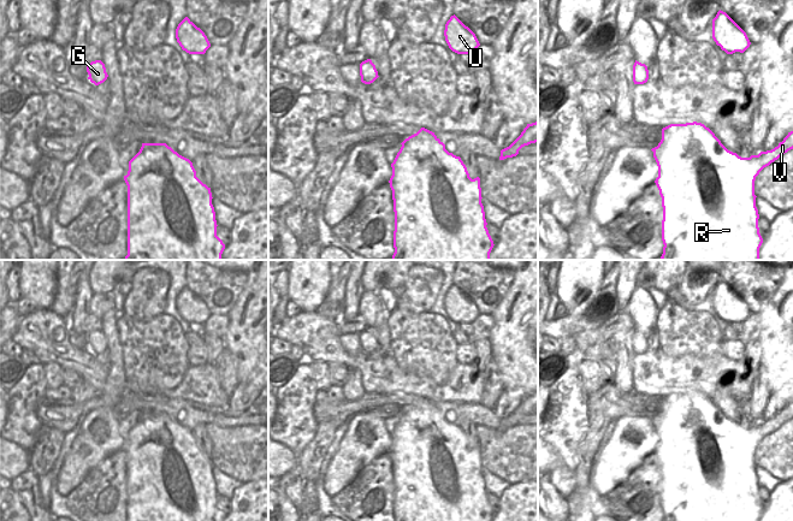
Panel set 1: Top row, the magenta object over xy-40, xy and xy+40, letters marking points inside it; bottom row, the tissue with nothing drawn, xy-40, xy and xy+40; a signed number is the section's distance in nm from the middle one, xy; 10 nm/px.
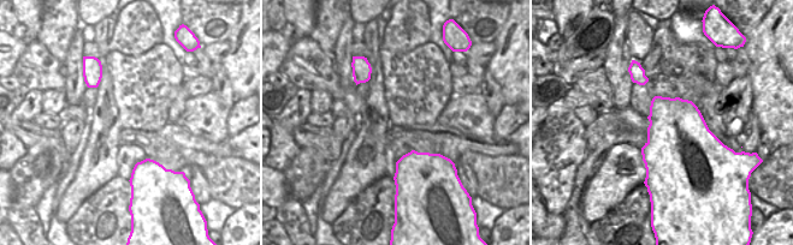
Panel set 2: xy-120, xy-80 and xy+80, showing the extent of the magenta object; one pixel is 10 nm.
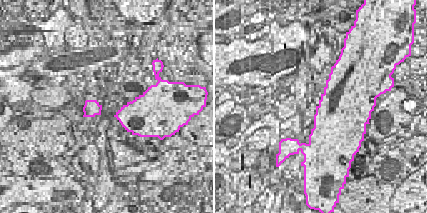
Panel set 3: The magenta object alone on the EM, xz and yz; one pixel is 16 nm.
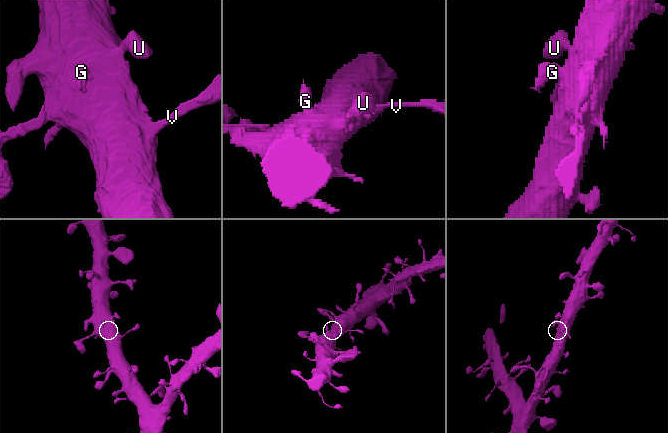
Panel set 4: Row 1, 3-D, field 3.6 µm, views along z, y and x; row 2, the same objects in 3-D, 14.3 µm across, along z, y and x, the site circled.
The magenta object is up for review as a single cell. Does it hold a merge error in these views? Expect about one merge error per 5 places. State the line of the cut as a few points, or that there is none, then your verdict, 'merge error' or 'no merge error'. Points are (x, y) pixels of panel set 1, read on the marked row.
no cut | no merge error

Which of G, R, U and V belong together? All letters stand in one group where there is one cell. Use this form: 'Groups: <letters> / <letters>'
Groups: G R U V

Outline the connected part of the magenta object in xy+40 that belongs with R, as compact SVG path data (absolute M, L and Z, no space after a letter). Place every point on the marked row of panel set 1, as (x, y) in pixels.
M702 123L670 124L662 129L662 140L652 148L658 166L655 183L663 207L662 260L759 260L763 238L758 227L754 180L759 172L793 149L793 131L771 150L741 158L728 150L715 134Z

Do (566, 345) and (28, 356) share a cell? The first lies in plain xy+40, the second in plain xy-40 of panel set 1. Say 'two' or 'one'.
one

